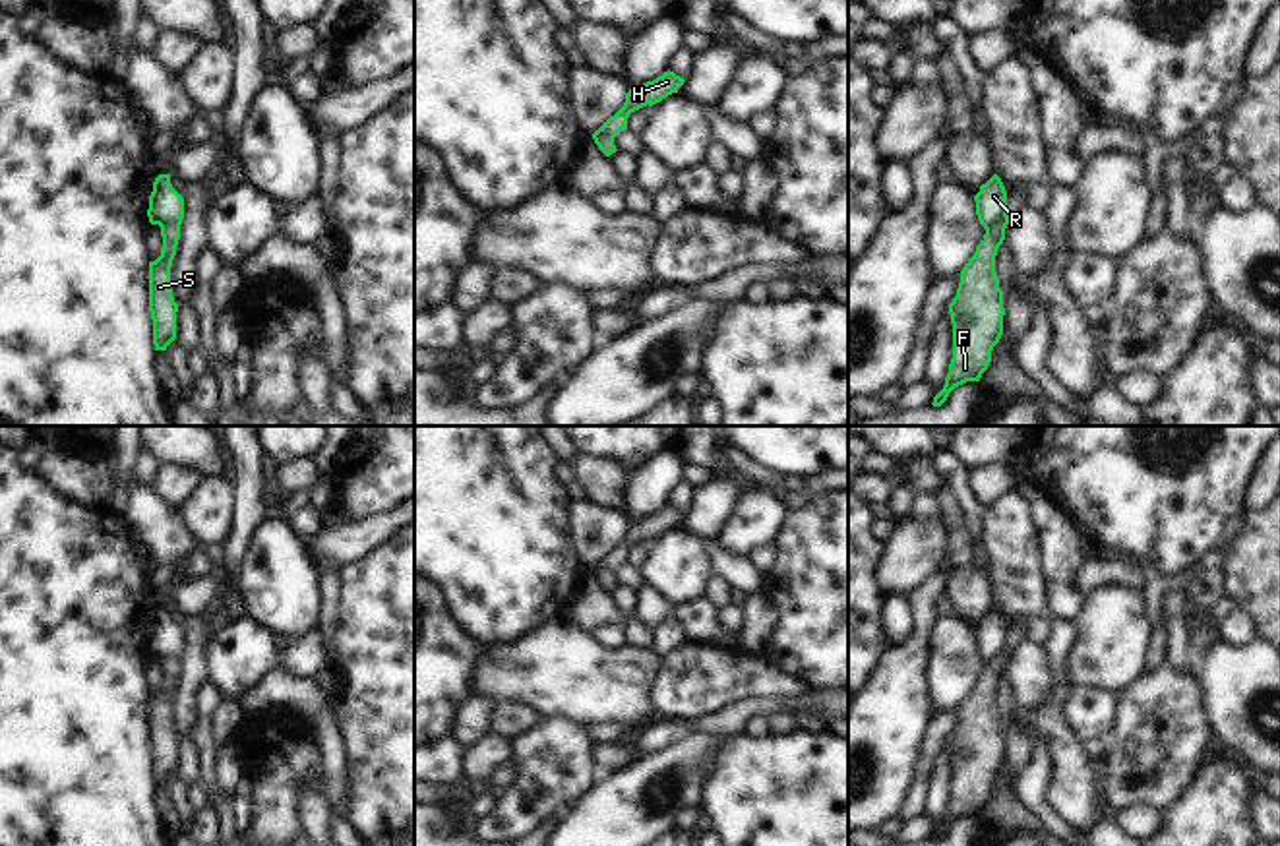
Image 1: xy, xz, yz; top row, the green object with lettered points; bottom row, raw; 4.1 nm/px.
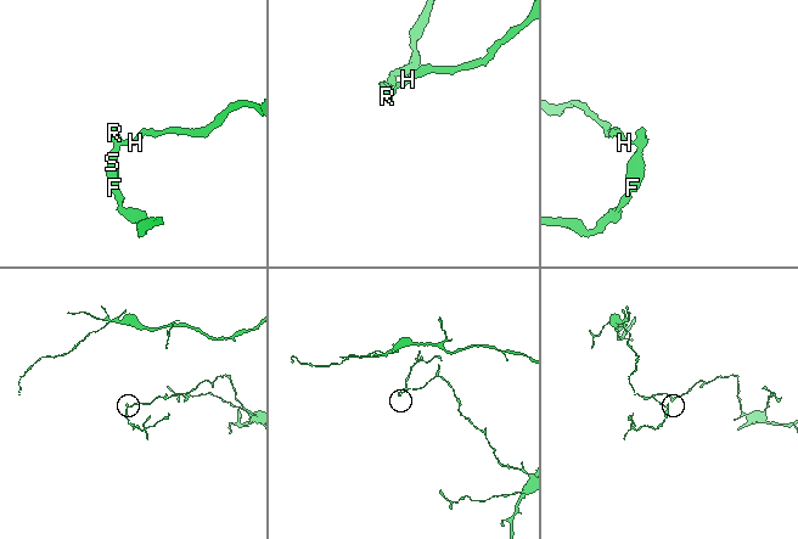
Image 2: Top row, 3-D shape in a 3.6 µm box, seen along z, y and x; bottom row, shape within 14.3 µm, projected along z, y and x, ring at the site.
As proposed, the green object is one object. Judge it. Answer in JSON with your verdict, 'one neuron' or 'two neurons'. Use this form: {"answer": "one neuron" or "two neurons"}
{"answer": "two neurons"}

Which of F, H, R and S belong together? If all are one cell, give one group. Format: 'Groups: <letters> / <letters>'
Groups: F S / H R.

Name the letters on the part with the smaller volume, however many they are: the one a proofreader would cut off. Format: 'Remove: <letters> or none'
Remove: F, S

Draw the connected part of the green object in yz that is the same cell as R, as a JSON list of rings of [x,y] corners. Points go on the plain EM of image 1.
[[[993,608],[986,618],[980,619],[974,635],[978,654],[986,664],[1007,650],[1007,625],[997,608]]]

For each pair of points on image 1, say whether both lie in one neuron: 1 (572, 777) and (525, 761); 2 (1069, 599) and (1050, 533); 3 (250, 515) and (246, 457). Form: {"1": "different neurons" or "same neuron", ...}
{"1": "same neuron", "2": "same neuron", "3": "same neuron"}

